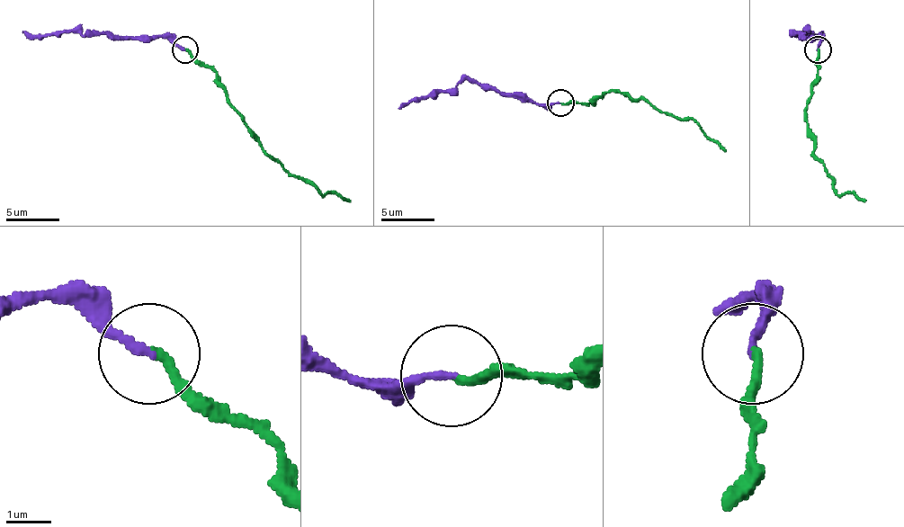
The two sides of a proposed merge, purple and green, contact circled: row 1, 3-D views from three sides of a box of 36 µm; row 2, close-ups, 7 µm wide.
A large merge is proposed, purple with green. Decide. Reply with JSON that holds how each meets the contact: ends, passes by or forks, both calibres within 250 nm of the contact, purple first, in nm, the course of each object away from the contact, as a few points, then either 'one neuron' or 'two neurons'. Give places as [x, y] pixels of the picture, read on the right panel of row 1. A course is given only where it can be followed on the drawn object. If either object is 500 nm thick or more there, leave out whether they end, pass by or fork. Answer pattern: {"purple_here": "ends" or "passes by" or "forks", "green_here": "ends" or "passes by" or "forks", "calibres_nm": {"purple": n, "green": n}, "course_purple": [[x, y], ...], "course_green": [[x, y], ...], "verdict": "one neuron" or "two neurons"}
{"purple_here": "ends", "green_here": "ends", "calibres_nm": {"purple": 180, "green": 180}, "course_purple": [[818, 49], [821, 41], [816, 36], [794, 33], [805, 31], [813, 36], [824, 31]], "course_green": [[818, 49], [816, 84], [808, 105], [813, 154], [839, 194], [866, 200]], "verdict": "two neurons"}

